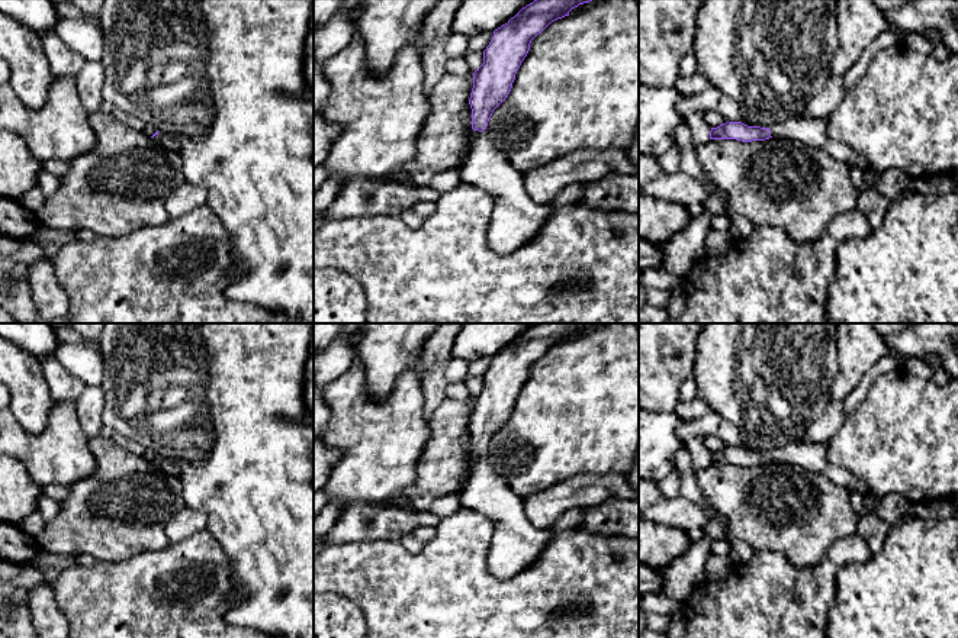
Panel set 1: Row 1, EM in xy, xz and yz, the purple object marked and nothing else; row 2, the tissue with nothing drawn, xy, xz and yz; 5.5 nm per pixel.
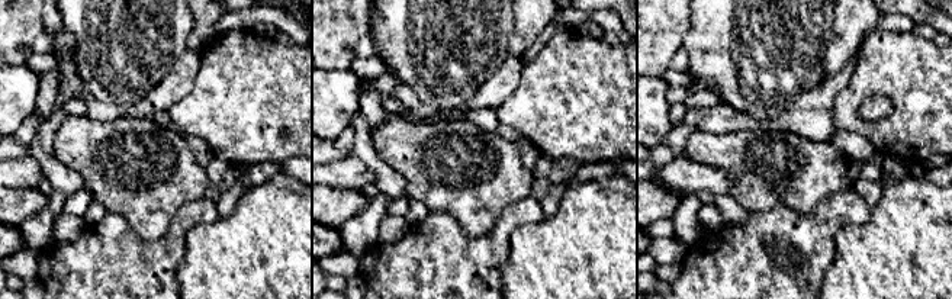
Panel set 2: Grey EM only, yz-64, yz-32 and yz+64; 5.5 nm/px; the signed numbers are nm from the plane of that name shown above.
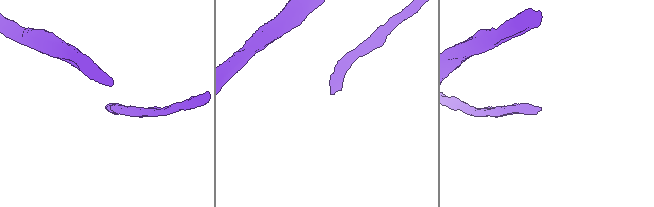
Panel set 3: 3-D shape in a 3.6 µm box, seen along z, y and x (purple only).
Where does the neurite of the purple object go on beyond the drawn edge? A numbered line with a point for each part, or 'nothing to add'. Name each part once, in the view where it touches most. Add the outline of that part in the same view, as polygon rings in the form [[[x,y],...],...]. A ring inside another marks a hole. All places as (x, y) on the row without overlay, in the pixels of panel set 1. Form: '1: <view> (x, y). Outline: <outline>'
1: xz (516, 544). Outline: [[[472,455],[470,477],[460,500],[463,508],[494,523],[488,568],[498,580],[511,580],[531,566],[552,535],[528,521],[524,499],[512,492],[485,457]]]

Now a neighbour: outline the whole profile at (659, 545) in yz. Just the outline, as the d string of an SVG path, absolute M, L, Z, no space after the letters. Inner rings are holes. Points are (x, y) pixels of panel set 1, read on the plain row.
M639 518L639 563L665 568L692 545L688 532Z

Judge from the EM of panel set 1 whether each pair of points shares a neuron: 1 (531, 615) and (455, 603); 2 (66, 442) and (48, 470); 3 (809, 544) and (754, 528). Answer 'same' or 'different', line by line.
1: same
2: same
3: same

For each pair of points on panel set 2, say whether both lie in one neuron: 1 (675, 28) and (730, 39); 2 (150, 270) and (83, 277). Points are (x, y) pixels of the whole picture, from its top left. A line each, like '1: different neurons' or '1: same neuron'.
1: different neurons
2: same neuron

